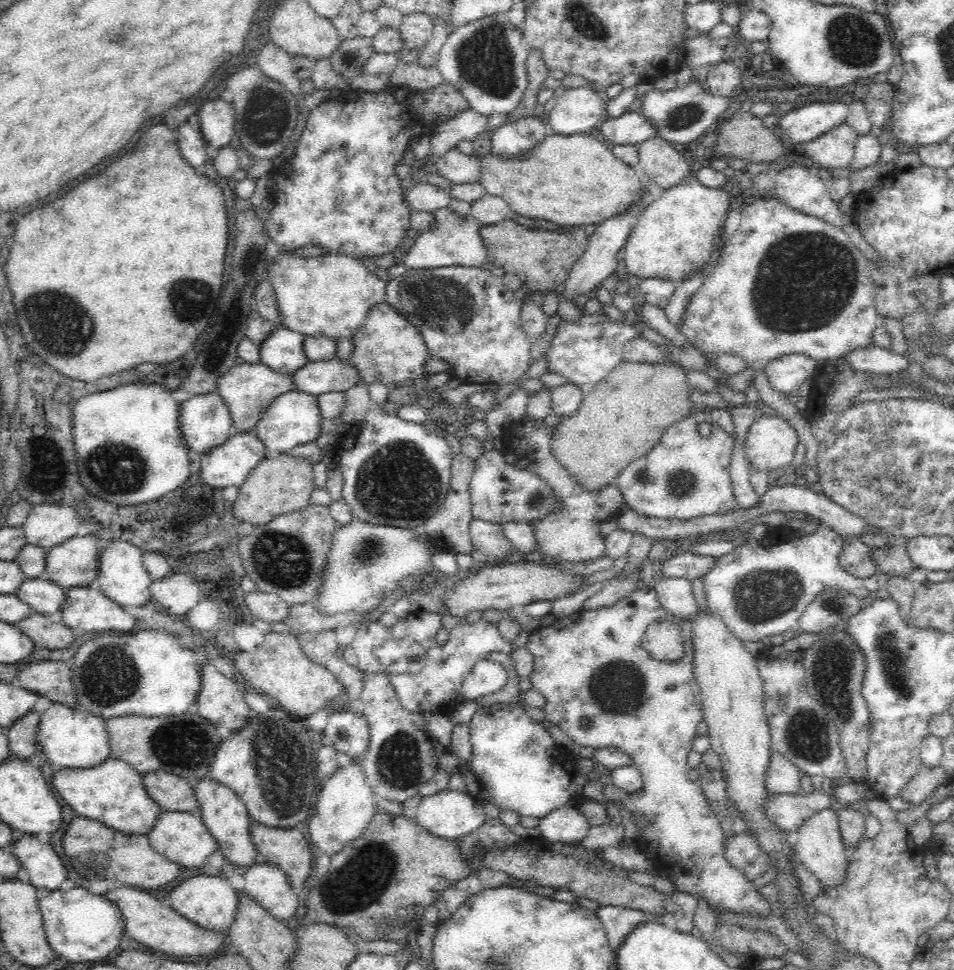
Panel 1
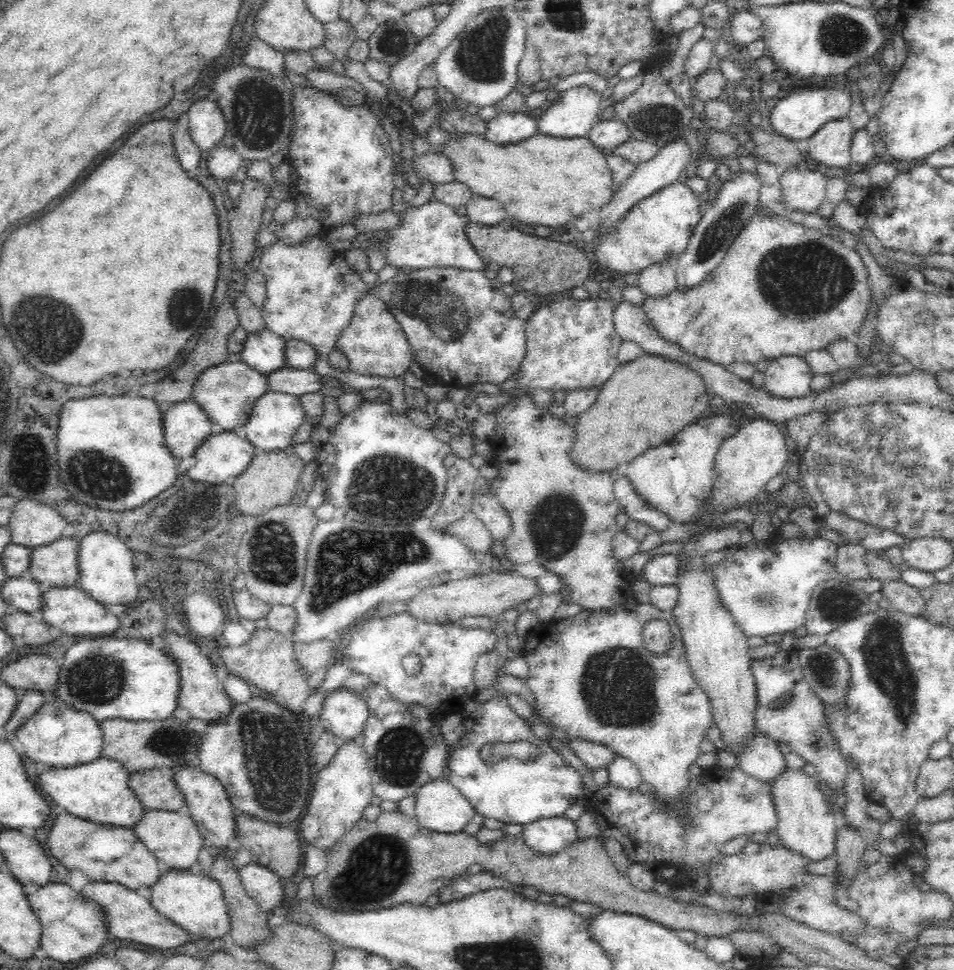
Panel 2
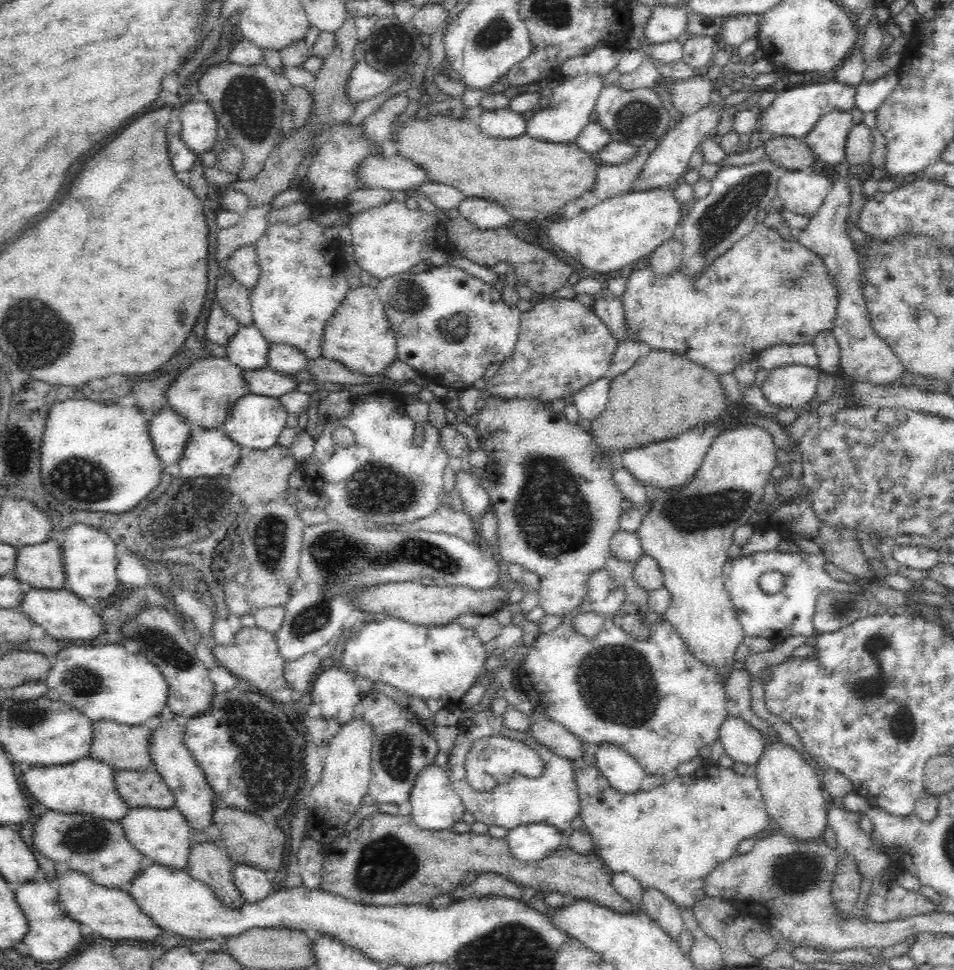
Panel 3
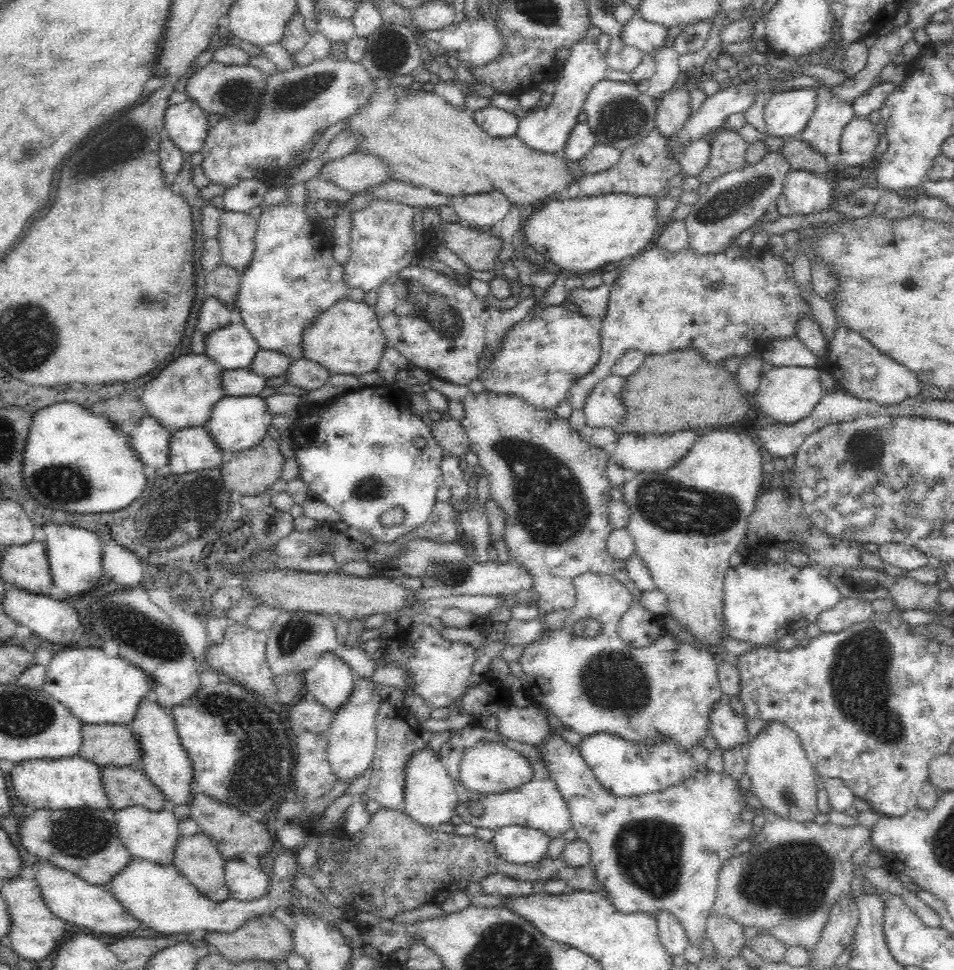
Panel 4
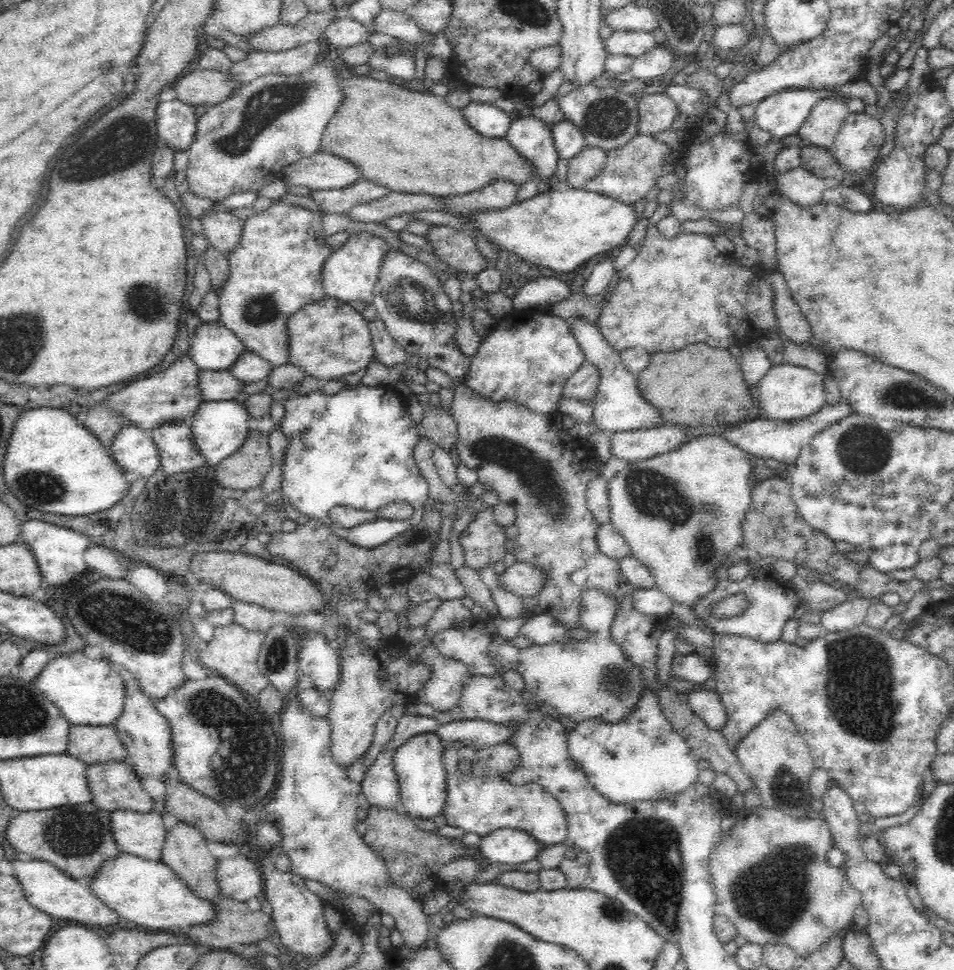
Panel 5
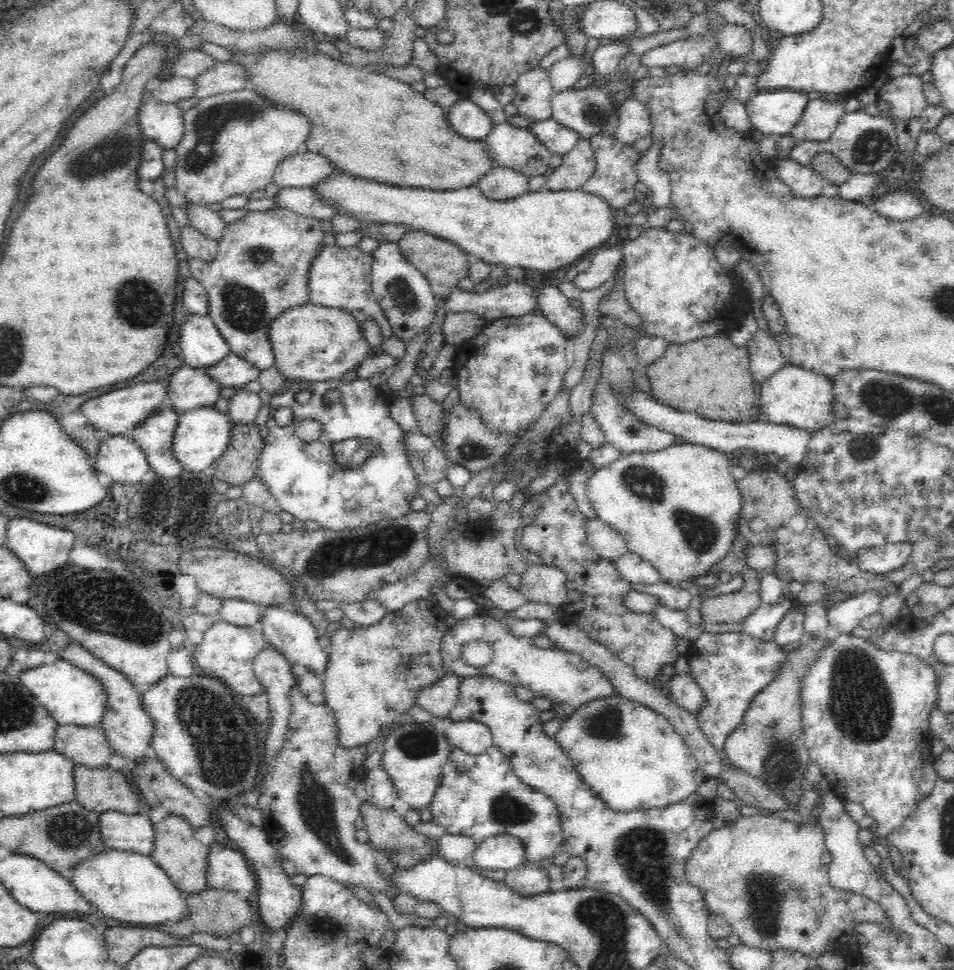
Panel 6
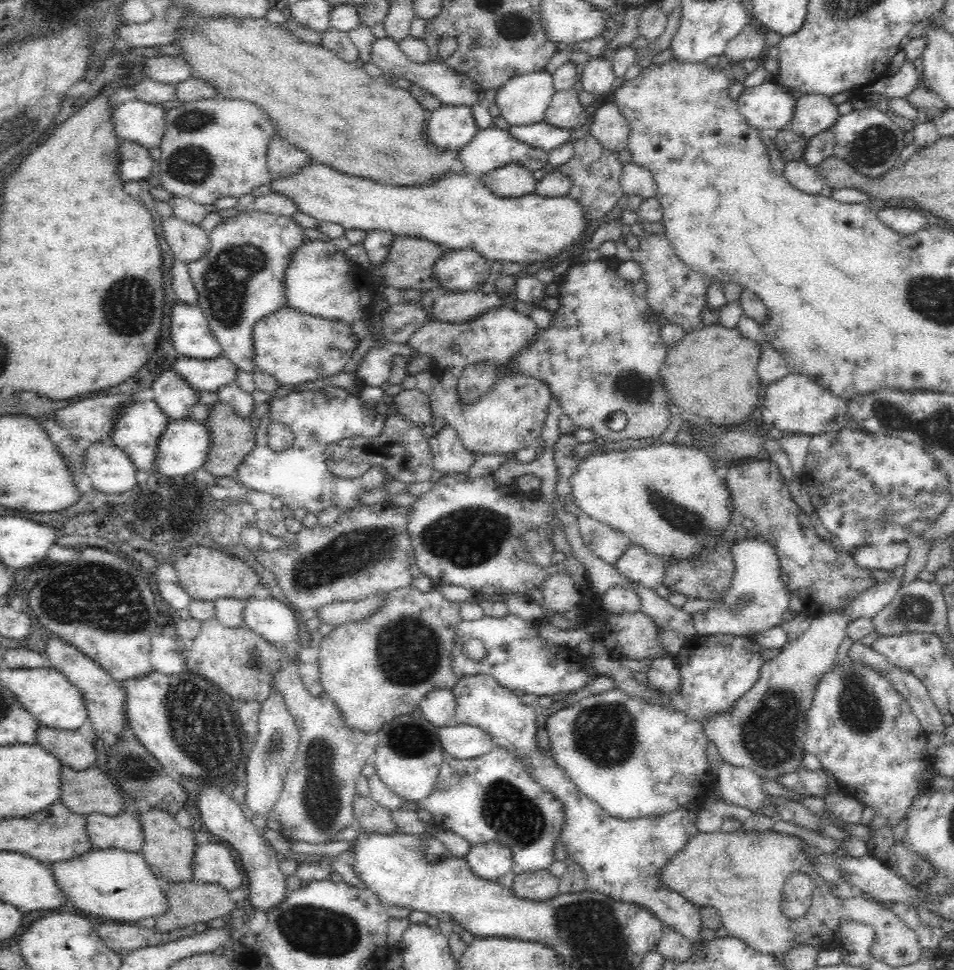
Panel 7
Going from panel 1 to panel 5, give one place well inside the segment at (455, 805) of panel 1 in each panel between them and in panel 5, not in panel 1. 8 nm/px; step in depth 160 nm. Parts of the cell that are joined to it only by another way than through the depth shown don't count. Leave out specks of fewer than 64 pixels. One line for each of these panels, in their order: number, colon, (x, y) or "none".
2: (440, 807)
3: (435, 806)
4: (430, 798)
5: (419, 763)

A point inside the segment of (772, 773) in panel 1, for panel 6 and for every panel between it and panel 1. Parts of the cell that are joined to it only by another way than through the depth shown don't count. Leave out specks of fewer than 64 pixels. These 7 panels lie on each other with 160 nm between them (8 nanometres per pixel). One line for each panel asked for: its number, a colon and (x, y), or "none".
2: (763, 760)
3: (743, 743)
4: (728, 727)
5: (706, 704)
6: (682, 688)

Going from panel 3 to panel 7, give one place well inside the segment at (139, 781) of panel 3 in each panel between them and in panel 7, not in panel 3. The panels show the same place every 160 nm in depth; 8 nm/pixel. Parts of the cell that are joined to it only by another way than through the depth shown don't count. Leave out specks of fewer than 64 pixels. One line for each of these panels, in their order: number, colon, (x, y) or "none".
4: (127, 786)
5: (115, 786)
6: (102, 789)
7: (88, 791)

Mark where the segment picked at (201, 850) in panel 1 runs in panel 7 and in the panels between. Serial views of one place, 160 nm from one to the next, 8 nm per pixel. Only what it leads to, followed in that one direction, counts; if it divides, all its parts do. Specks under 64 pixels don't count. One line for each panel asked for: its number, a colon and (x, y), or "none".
2: (173, 837)
3: (163, 835)
4: (150, 835)
5: (143, 834)
6: (128, 832)
7: (124, 832)

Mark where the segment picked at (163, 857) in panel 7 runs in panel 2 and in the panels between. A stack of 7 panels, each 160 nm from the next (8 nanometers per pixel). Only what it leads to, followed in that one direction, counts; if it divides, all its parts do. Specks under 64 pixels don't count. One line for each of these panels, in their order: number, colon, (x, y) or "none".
2: (249, 927)
3: (207, 863)
4: (196, 857)
5: (185, 850)
6: (181, 856)

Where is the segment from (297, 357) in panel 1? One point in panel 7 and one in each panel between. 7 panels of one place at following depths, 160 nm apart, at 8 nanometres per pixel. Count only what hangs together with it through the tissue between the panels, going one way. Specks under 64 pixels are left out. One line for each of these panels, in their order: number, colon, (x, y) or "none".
2: (267, 352)
3: (249, 349)
4: (232, 346)
5: (214, 347)
6: (201, 343)
7: (190, 332)

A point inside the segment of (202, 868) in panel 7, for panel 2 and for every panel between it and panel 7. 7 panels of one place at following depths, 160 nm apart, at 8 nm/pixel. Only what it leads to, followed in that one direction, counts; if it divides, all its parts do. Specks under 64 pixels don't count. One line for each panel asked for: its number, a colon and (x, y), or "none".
2: (264, 886)
3: (253, 883)
4: (246, 883)
5: (238, 878)
6: (227, 869)

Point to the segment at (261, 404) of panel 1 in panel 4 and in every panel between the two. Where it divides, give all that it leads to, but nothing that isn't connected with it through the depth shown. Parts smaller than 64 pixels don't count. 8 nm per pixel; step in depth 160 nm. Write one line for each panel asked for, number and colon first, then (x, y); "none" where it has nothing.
2: (228, 392)
3: (204, 393)
4: (183, 395)

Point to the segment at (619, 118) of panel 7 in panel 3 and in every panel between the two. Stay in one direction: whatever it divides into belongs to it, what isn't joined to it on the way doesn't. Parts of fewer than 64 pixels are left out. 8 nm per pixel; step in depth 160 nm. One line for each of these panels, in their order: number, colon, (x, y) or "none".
3: (690, 95)
4: (672, 110)
5: (656, 111)
6: (633, 120)

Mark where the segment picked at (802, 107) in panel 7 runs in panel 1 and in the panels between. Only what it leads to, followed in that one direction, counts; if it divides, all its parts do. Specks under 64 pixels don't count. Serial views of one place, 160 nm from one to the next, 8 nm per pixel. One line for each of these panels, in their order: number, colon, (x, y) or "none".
1: (835, 149)
2: (831, 145)
3: (827, 140)
4: (823, 132)
5: (820, 128)
6: (818, 121)

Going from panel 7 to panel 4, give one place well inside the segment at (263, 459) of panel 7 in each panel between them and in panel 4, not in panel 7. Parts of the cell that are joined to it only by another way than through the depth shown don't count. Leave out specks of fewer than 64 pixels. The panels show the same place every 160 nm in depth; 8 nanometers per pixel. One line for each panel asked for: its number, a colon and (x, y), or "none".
4: (357, 453)
5: (354, 448)
6: (303, 477)

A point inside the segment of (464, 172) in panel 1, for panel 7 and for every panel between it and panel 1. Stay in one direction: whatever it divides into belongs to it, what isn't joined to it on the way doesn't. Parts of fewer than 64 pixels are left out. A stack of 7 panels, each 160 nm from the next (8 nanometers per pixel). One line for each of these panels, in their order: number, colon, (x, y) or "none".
2: (436, 167)
3: (392, 171)
4: (355, 172)
5: (322, 171)
6: (303, 168)
7: (283, 158)

